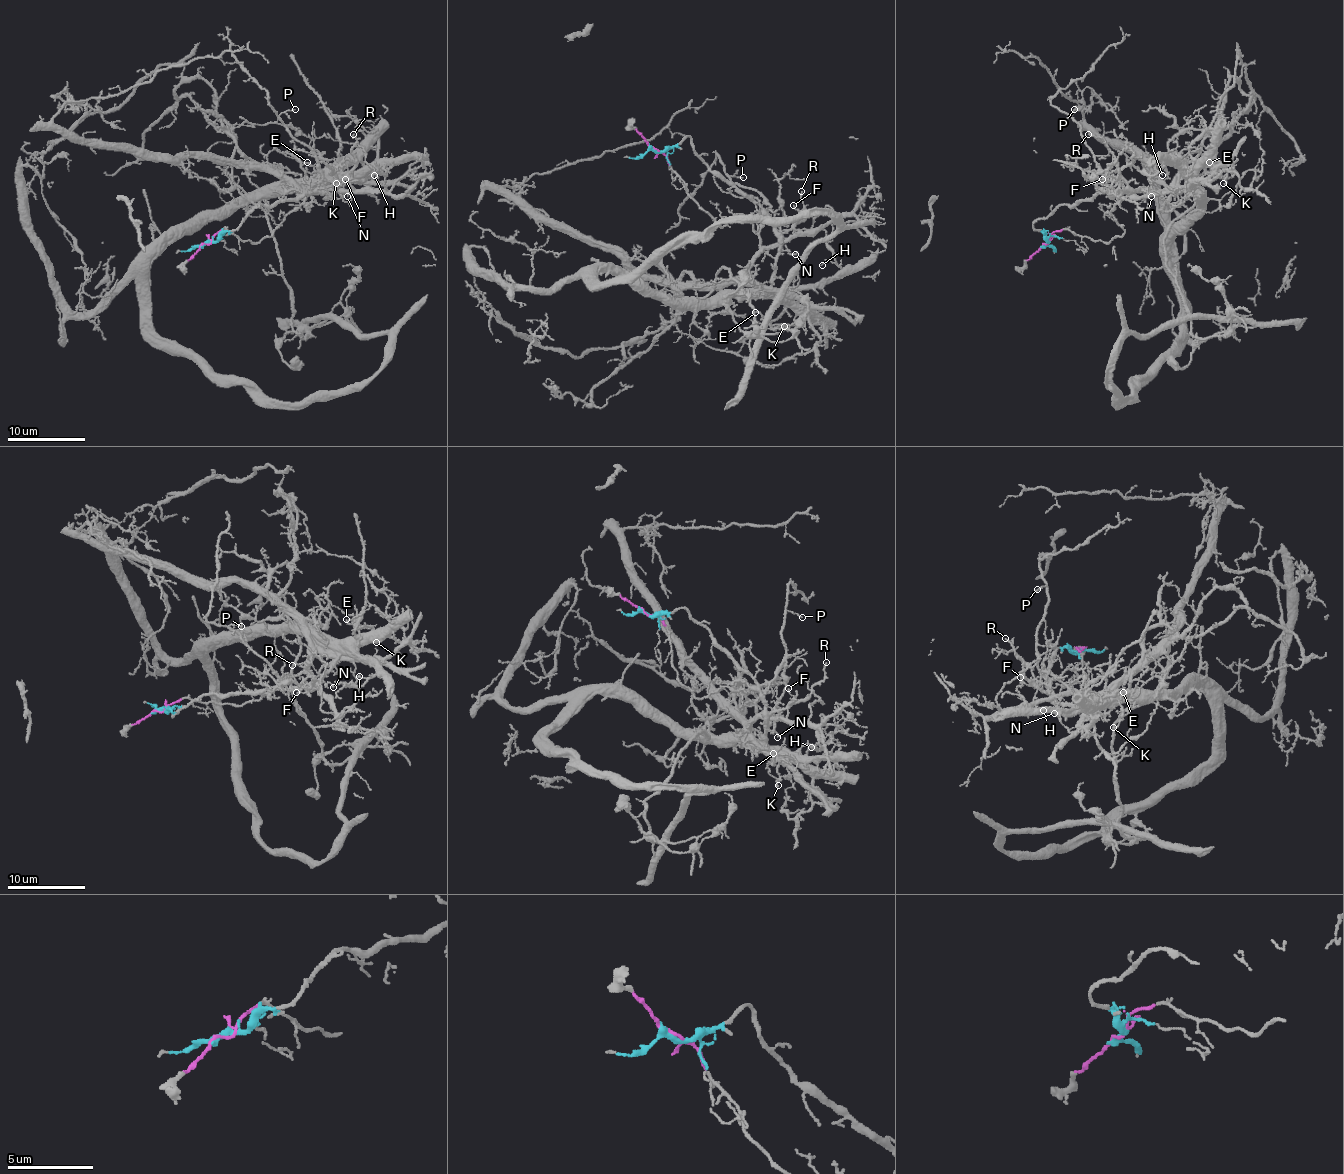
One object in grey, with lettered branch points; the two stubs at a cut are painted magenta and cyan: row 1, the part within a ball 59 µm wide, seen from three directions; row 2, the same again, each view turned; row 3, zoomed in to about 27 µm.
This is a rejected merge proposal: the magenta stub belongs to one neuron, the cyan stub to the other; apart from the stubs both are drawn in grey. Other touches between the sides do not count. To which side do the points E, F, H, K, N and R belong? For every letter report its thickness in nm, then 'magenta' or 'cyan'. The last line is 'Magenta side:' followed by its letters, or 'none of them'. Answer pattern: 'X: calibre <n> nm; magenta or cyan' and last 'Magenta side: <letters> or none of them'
E: calibre 100 nm; cyan
F: calibre 100 nm; cyan
H: calibre 110 nm; cyan
K: calibre 120 nm; cyan
N: calibre 120 nm; magenta
R: calibre 140 nm; cyan
Magenta side: N

